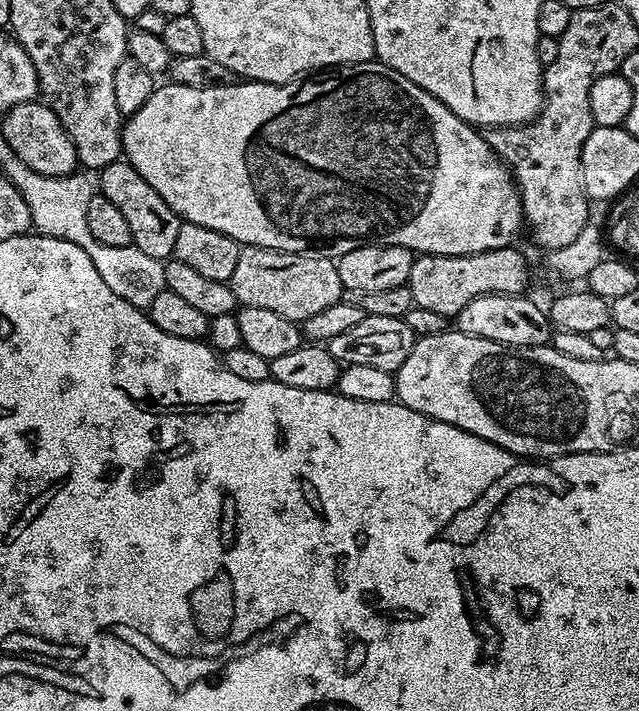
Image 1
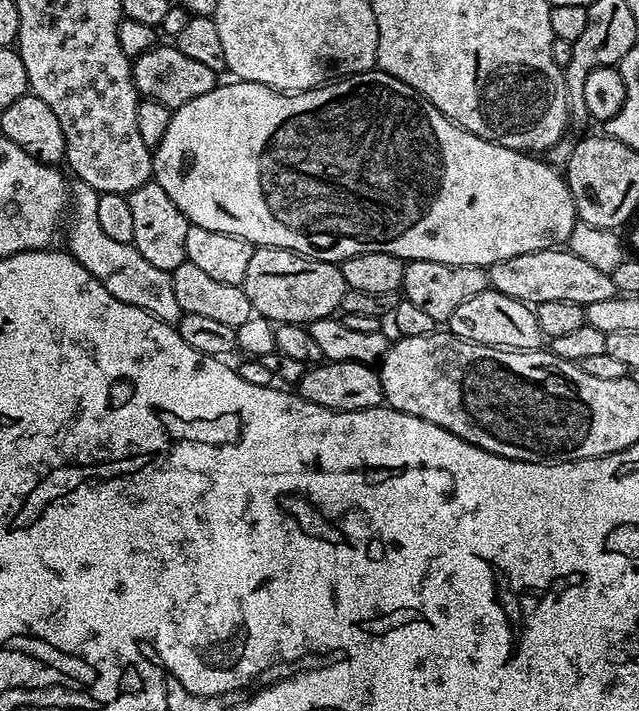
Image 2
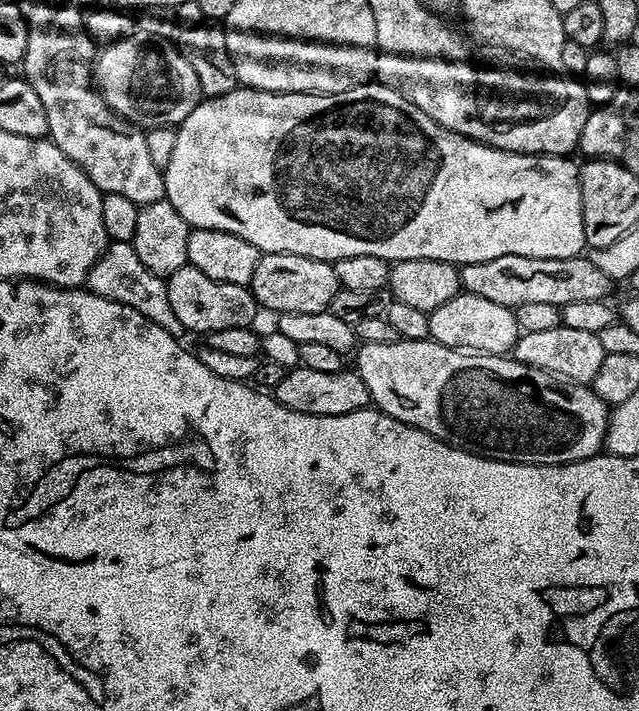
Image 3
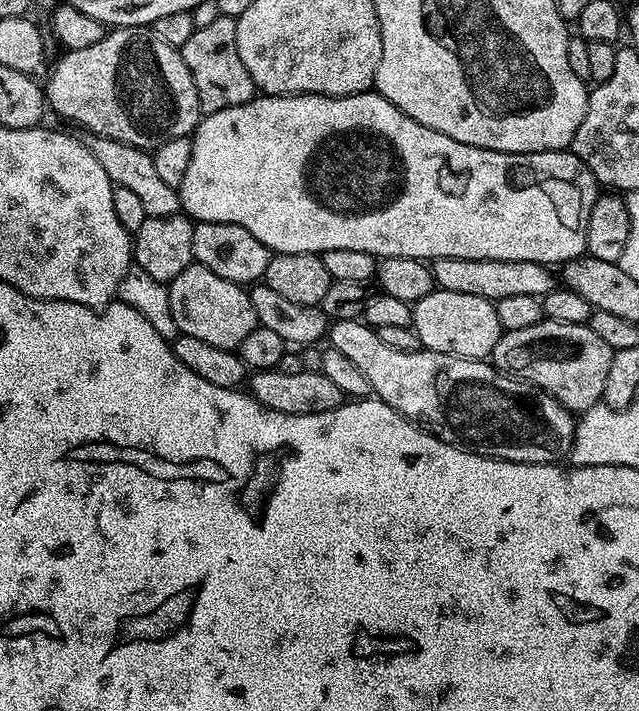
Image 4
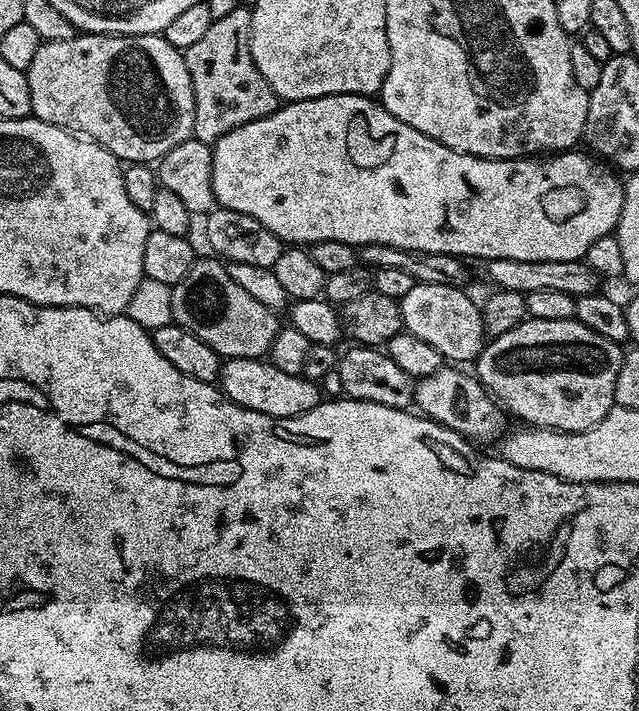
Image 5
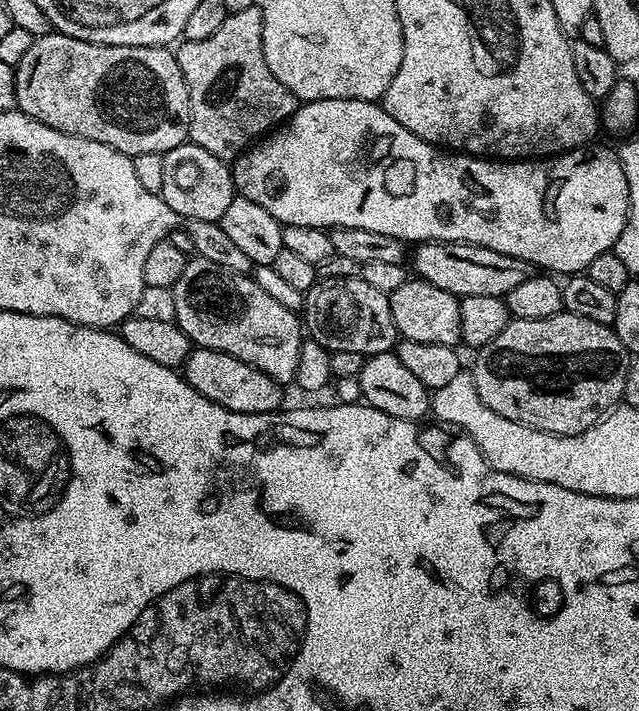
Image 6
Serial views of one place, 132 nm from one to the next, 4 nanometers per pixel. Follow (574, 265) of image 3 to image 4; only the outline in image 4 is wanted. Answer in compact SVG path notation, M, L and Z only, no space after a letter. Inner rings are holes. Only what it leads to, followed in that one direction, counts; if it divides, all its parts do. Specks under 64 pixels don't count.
M438 258L431 261L432 283L442 290L455 290L458 294L478 294L478 298L486 298L493 302L502 298L518 298L518 294L530 294L543 298L558 286L553 269L546 264L526 262L525 260L467 260L466 258Z

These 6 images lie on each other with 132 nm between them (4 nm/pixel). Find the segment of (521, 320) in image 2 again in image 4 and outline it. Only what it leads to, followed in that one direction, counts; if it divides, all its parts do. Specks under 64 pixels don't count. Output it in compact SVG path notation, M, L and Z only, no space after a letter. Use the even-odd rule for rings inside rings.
M436 288L412 305L411 329L420 339L421 349L463 360L488 360L502 335L493 301L478 298L478 294L458 294L455 290L441 288Z

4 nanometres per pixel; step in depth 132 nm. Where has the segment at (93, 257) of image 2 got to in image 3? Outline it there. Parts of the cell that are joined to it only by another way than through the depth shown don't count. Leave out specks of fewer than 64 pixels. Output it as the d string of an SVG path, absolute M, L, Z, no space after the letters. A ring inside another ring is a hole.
M118 240L109 243L100 255L95 266L90 270L86 281L87 291L98 294L102 298L110 298L114 302L122 302L126 306L134 306L138 314L150 318L162 330L166 330L175 340L183 341L186 333L182 322L174 315L174 310L170 306L170 294L165 277L154 274L142 266L142 258L132 248L131 243L127 240Z

